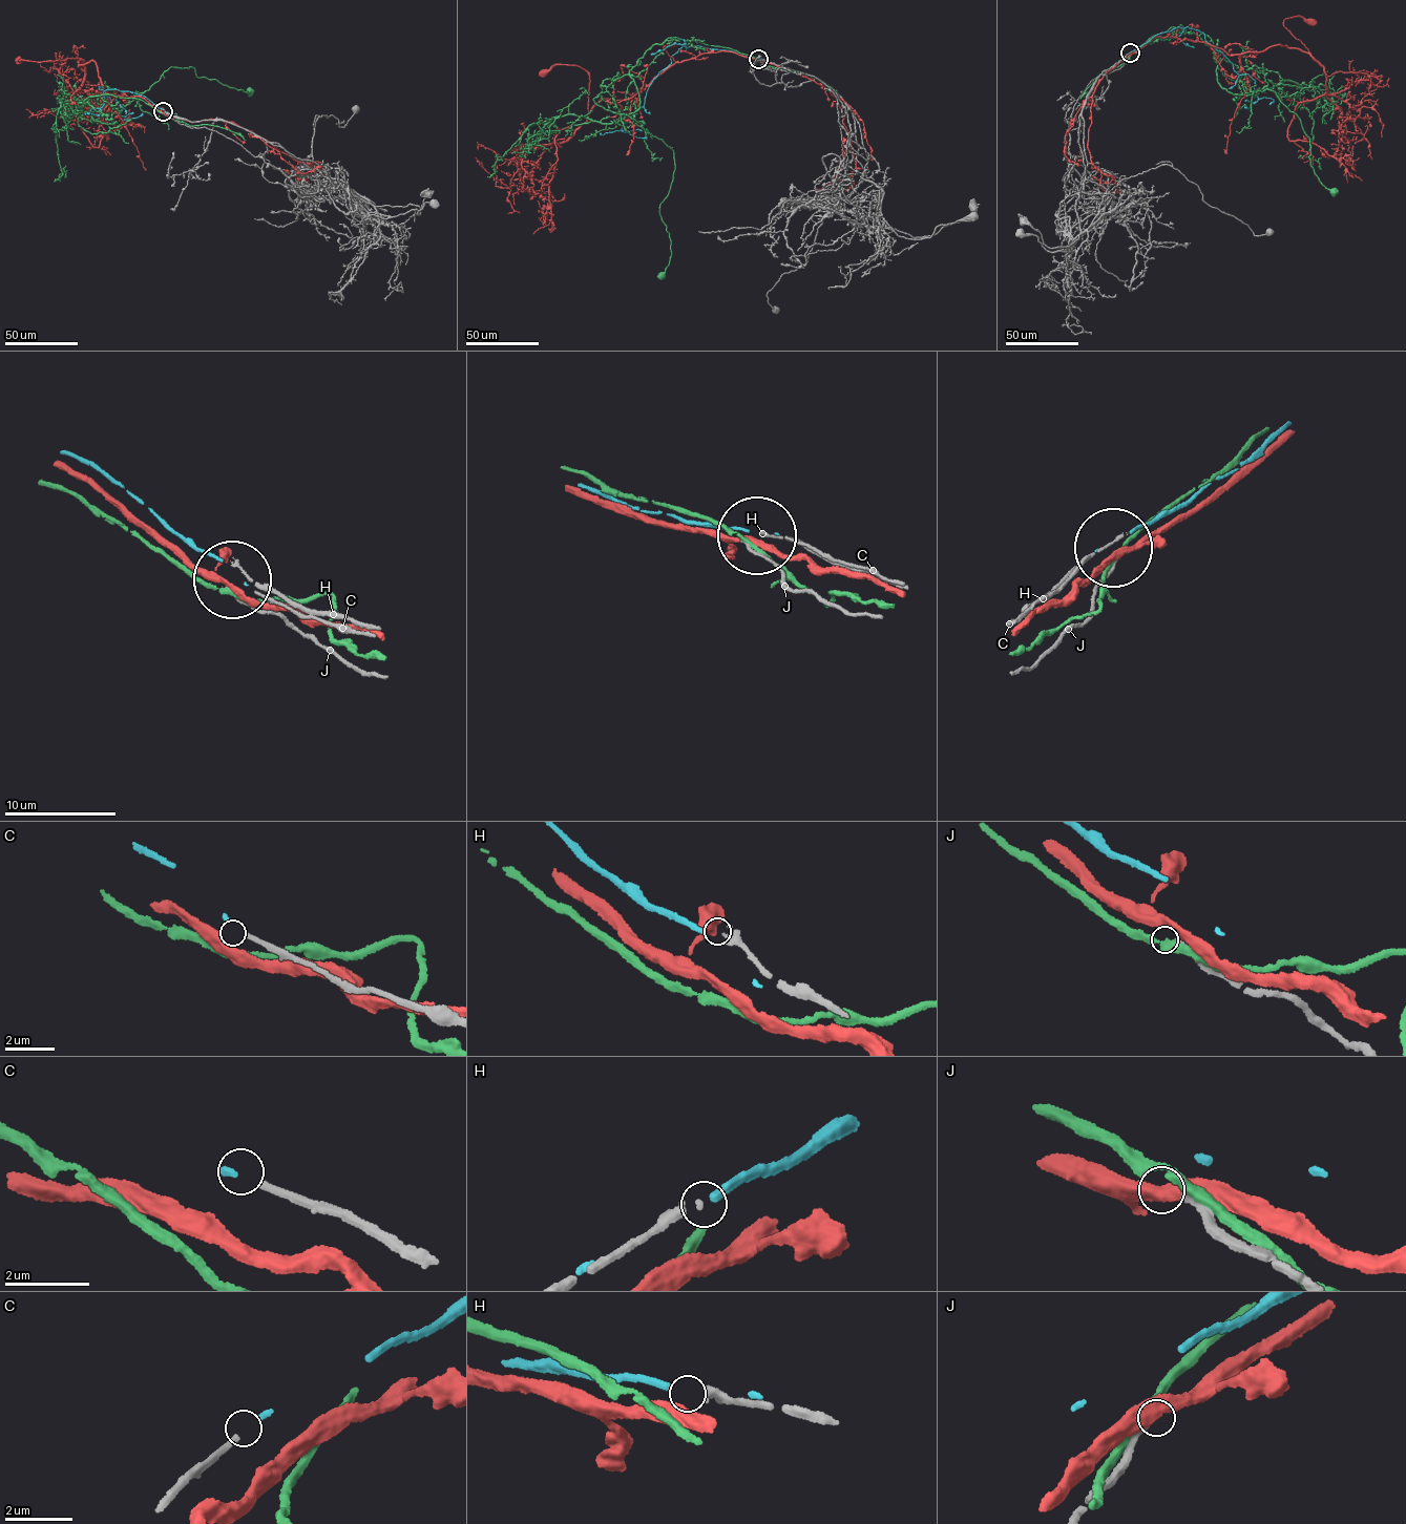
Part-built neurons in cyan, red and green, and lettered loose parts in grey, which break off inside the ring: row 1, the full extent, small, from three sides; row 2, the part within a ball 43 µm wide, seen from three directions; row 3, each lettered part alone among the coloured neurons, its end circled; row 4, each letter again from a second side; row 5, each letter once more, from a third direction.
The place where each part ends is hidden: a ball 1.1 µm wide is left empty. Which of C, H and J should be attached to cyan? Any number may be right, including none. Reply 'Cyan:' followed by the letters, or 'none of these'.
Cyan: C

